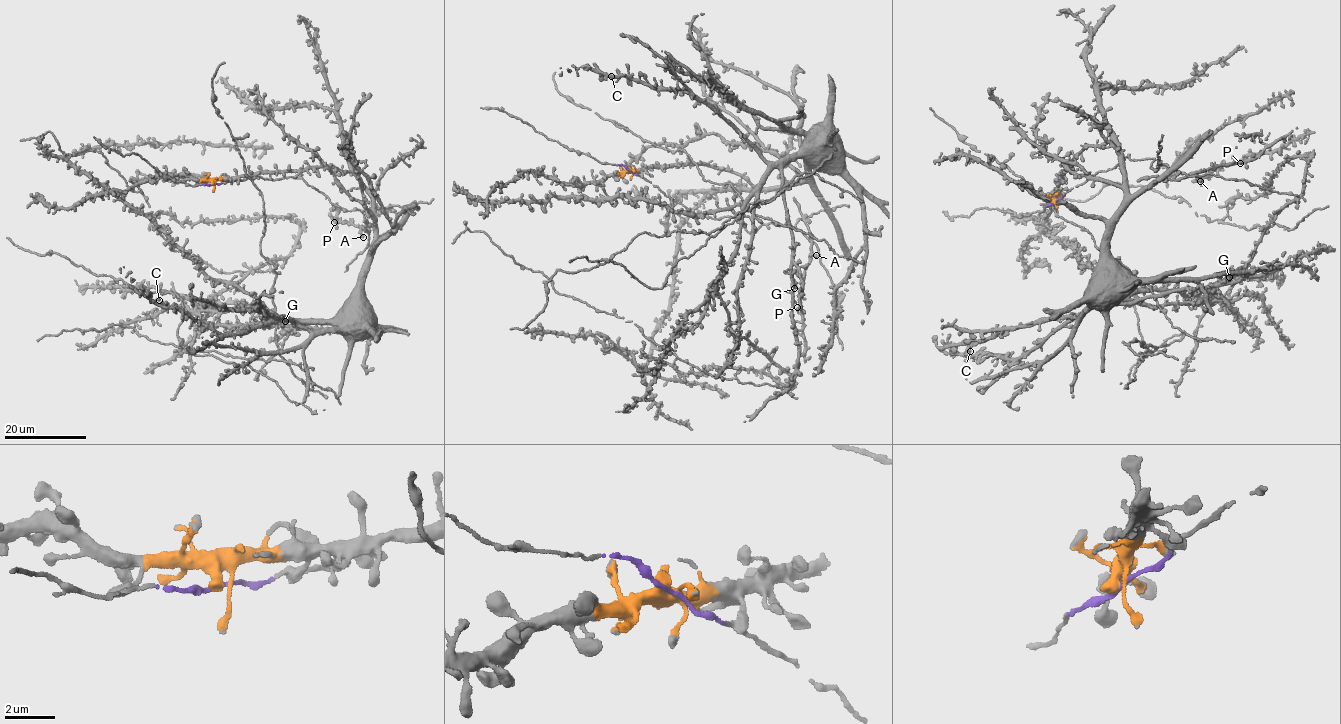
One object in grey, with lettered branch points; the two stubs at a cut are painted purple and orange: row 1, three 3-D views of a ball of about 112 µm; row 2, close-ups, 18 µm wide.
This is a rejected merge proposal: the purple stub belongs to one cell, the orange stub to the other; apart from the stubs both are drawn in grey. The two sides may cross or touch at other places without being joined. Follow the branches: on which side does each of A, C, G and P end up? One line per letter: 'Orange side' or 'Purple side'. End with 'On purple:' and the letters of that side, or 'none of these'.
A: Purple side
C: Orange side
G: Orange side
P: Purple side
On purple: A, P

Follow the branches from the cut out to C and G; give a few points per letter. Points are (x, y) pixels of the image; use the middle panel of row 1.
C: (629, 169), (710, 166), (759, 187), (807, 177), (811, 157), (763, 161), (710, 106), (684, 91), (611, 77)
G: (629, 169), (708, 165), (742, 175), (759, 187), (807, 177), (810, 155), (793, 156), (782, 167), (795, 288)

